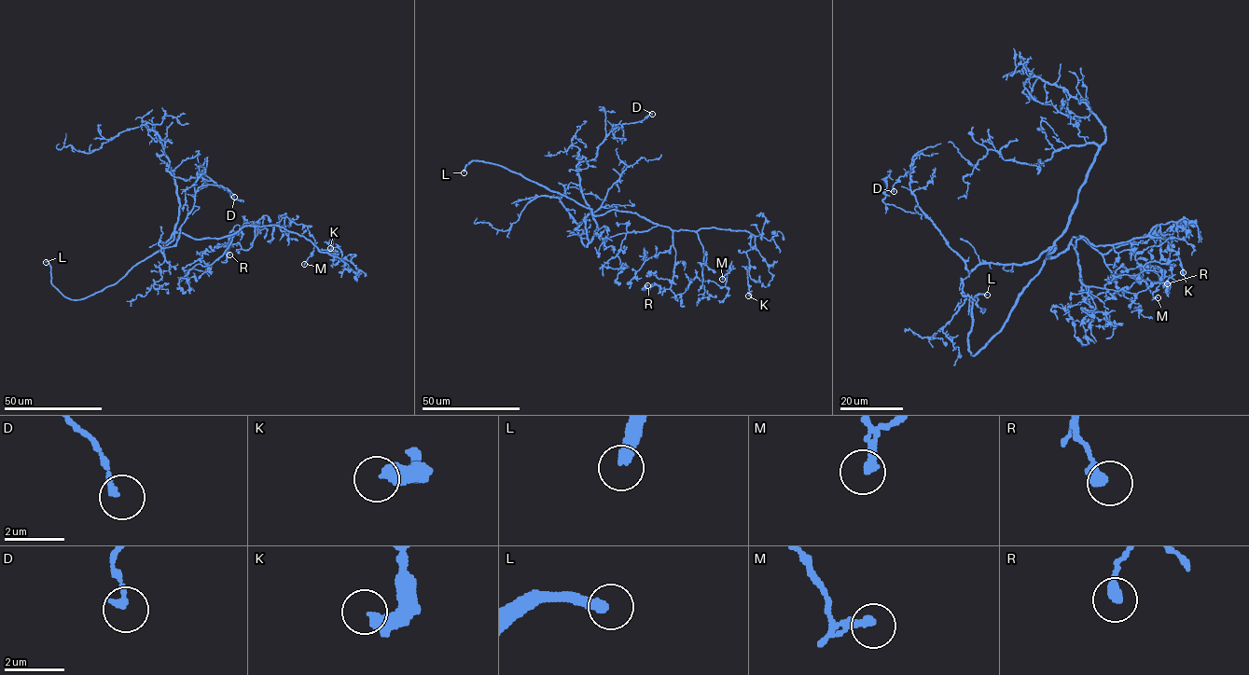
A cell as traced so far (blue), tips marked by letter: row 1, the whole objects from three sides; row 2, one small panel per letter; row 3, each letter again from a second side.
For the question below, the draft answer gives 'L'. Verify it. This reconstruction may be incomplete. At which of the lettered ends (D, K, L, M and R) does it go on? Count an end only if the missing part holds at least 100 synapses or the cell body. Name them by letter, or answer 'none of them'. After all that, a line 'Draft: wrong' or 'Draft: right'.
L
Draft: right

